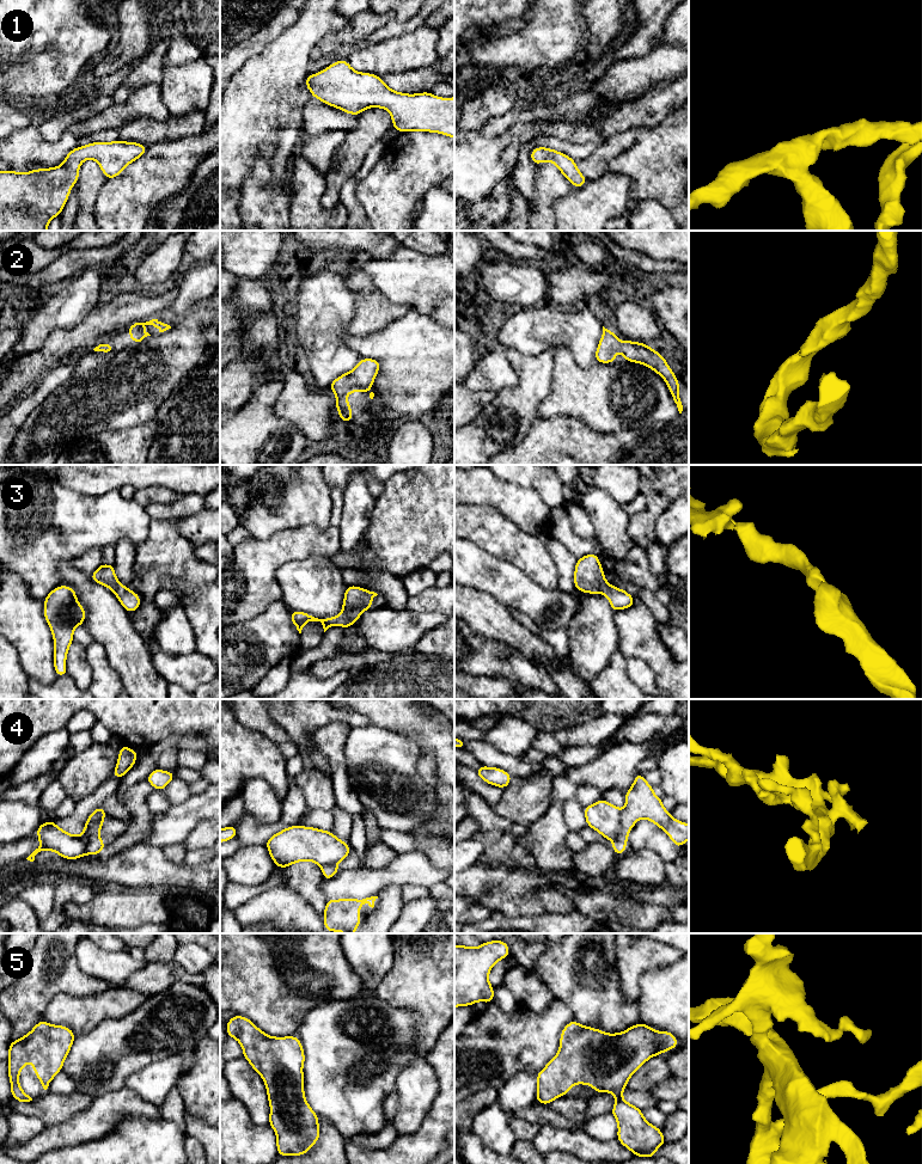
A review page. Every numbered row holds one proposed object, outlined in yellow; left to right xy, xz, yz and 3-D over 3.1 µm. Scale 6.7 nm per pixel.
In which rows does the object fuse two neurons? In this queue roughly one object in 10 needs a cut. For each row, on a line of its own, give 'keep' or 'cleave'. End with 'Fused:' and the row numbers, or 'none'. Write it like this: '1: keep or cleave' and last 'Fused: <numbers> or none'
1: keep
2: keep
3: keep
4: cleave
5: keep
Fused: 4

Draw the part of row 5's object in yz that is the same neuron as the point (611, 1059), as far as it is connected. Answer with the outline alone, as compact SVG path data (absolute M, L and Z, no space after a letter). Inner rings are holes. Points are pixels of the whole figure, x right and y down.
M570 1021L561 1031L560 1049L547 1066L537 1073L536 1102L549 1105L567 1095L575 1084L590 1085L597 1093L611 1092L616 1103L610 1111L618 1125L617 1140L636 1157L655 1158L654 1152L666 1140L661 1129L647 1122L642 1110L624 1101L622 1093L629 1078L652 1056L674 1049L678 1039L671 1031L657 1031L640 1022L623 1033L607 1034Z

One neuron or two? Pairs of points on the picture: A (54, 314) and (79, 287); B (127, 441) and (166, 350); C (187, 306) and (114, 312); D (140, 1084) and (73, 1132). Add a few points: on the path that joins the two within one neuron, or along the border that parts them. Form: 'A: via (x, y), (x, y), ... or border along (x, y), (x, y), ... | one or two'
A: via (61, 307), (74, 294) | one
B: border along (151, 420), (136, 426), (105, 432) | two
C: border along (178, 286), (176, 299), (170, 306) | two
D: border along (124, 1085), (156, 1106) | two

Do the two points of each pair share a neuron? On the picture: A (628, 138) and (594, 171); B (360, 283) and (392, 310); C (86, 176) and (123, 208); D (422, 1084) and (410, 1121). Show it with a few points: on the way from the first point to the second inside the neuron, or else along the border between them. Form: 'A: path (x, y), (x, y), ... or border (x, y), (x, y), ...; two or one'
A: path (618, 142), (599, 161); one
B: path (367, 292), (384, 308); one
C: border (108, 179), (101, 189), (93, 215); two
D: path (416, 1094), (411, 1112); one

